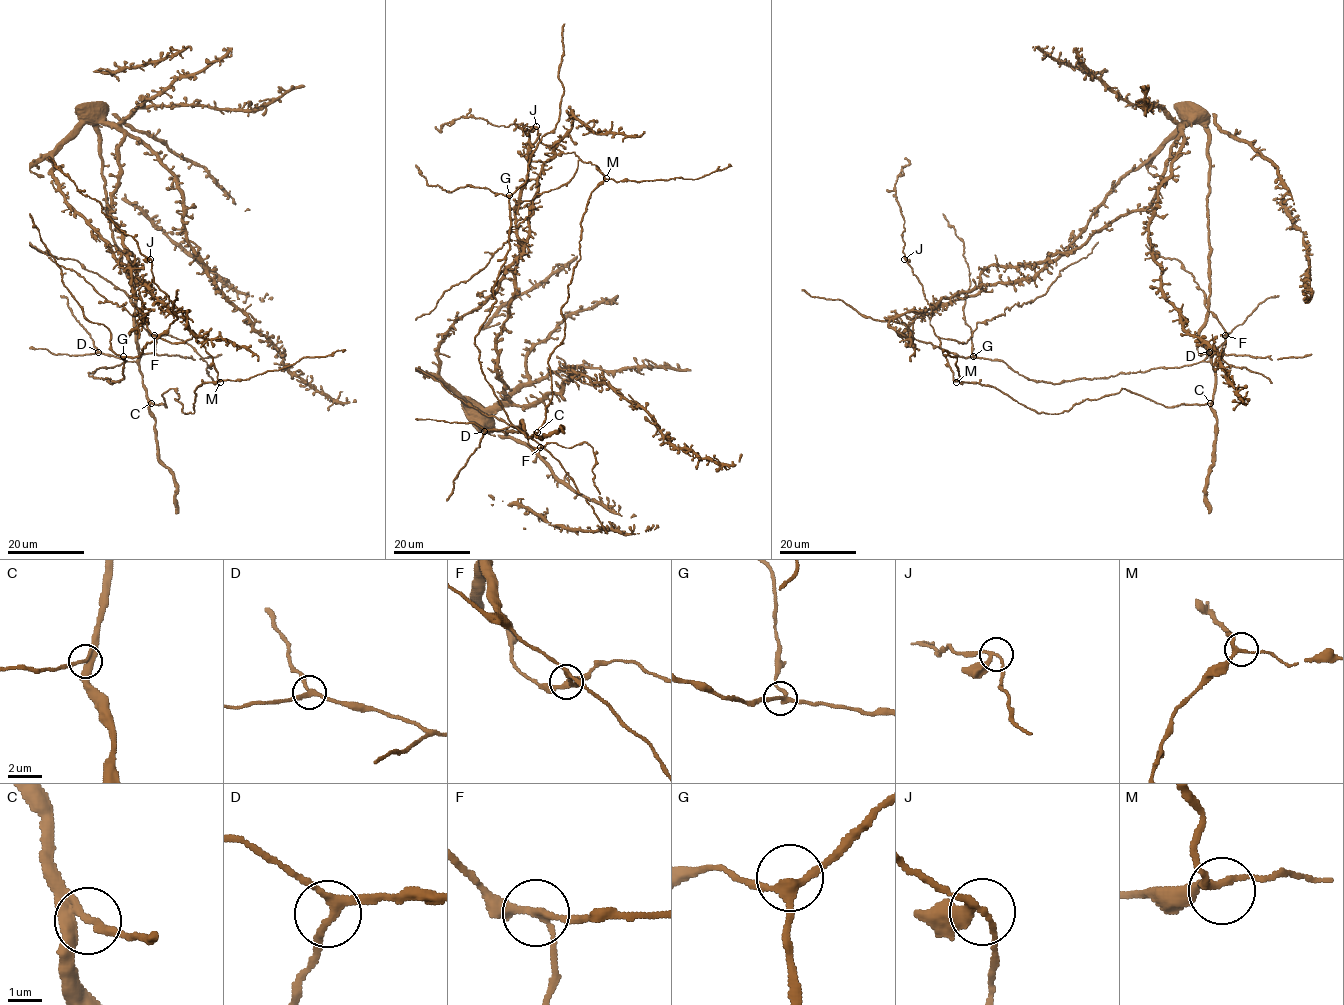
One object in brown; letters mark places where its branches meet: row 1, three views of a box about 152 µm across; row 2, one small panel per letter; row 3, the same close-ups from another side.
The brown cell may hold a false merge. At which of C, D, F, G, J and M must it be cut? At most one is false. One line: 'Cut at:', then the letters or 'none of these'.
Cut at: F

